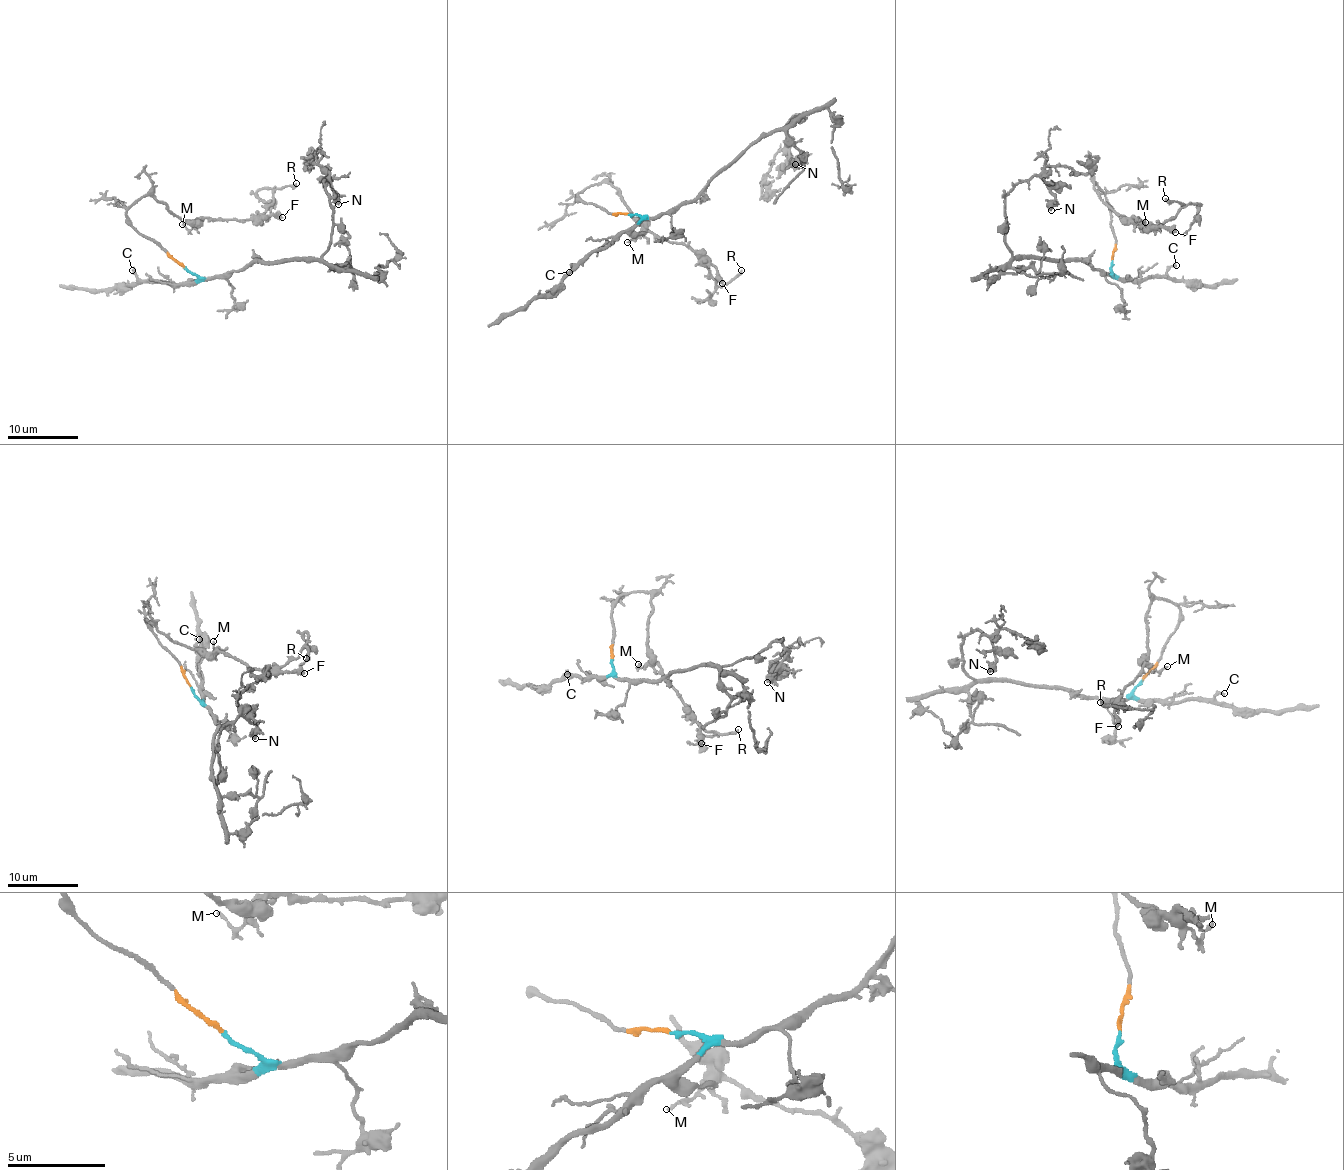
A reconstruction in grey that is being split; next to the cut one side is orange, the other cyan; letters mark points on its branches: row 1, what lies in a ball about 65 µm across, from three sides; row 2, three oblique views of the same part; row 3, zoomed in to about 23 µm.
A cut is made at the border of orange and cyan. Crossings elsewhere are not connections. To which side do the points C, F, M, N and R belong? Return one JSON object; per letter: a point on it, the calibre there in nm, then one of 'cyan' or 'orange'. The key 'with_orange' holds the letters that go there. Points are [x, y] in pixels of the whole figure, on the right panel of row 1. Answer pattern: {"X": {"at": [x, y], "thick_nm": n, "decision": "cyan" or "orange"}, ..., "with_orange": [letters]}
{"C": {"at": [1176, 265], "thick_nm": 150, "decision": "cyan"}, "F": {"at": [1175, 232], "thick_nm": 460, "decision": "orange"}, "M": {"at": [1145, 222], "thick_nm": 130, "decision": "orange"}, "N": {"at": [1051, 210], "thick_nm": 480, "decision": "cyan"}, "R": {"at": [1165, 198], "thick_nm": 240, "decision": "orange"}, "with_orange": ["F", "M", "R"]}

